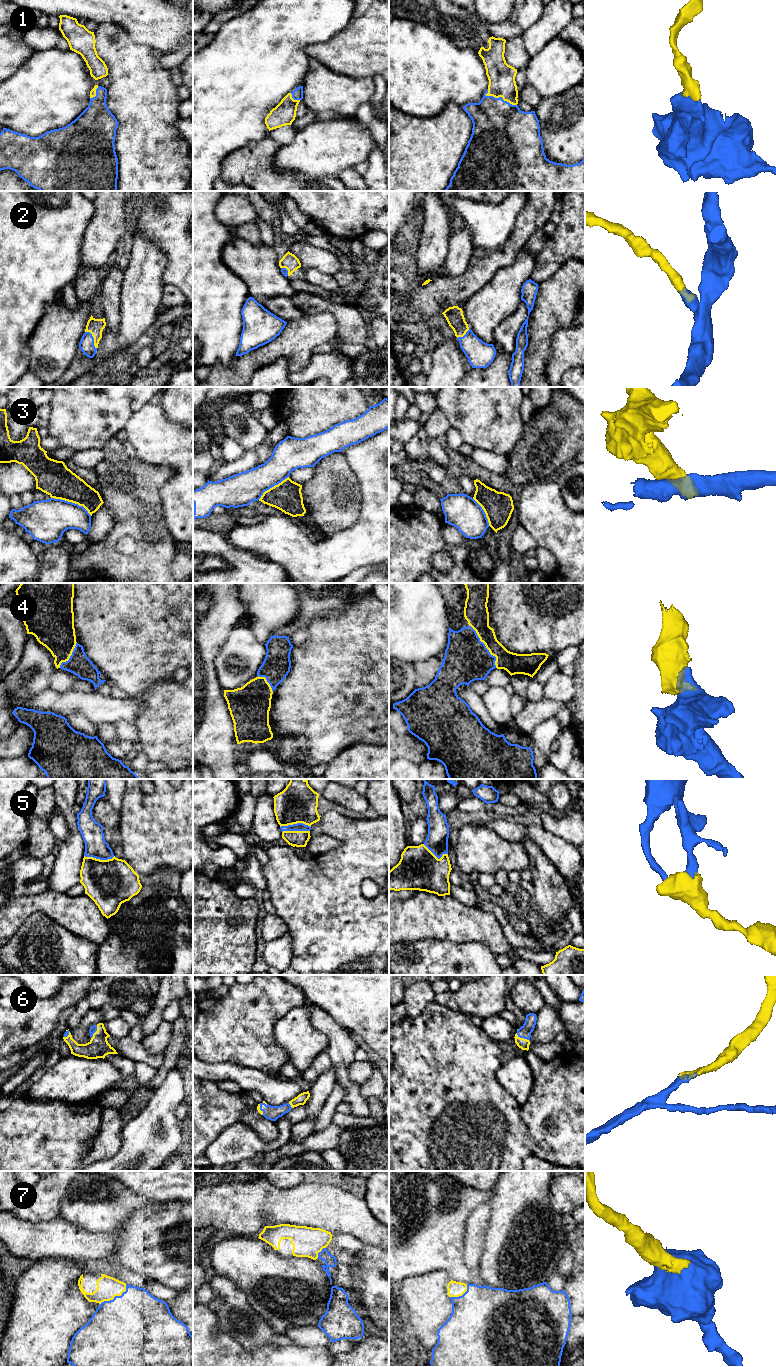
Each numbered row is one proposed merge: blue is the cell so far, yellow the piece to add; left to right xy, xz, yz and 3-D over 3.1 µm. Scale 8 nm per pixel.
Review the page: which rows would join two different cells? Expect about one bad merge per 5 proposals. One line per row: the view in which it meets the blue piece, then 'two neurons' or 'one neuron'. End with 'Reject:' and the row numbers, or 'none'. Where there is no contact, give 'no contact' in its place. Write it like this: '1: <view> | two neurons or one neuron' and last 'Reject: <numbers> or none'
1: yz | one neuron
2: xy | one neuron
3: xy | two neurons
4: yz | one neuron
5: xz | one neuron
6: yz | one neuron
7: xy | one neuron
Reject: 3

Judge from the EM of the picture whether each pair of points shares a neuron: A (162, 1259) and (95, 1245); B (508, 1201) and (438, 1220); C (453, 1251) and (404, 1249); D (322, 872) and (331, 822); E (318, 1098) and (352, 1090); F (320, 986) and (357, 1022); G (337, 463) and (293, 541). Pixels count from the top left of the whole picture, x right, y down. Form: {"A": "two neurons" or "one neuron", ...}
{"A": "one neuron", "B": "two neurons", "C": "one neuron", "D": "one neuron", "E": "two neurons", "F": "one neuron", "G": "two neurons"}

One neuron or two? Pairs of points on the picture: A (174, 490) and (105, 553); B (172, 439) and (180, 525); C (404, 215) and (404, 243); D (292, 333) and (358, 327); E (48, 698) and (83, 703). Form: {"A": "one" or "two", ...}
{"A": "two", "B": "one", "C": "one", "D": "two", "E": "one"}

